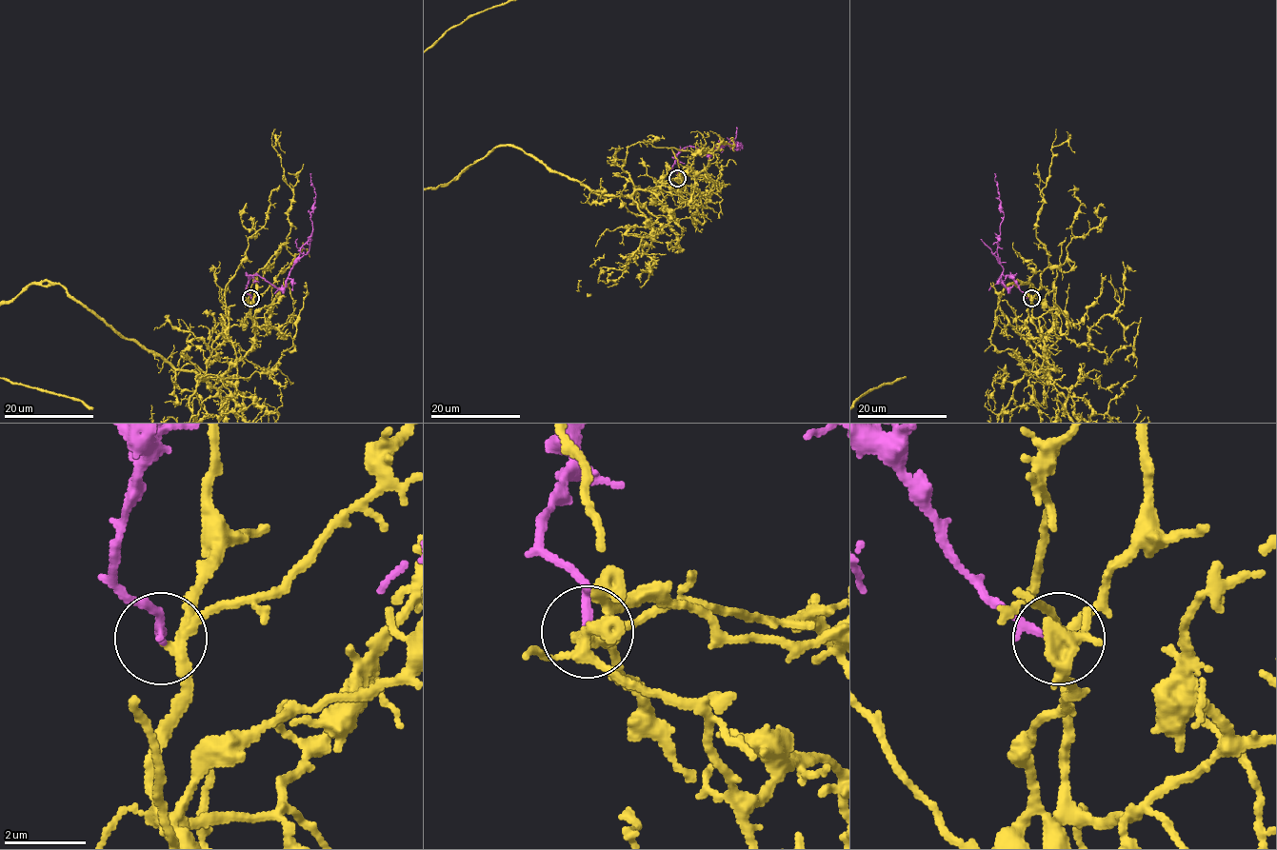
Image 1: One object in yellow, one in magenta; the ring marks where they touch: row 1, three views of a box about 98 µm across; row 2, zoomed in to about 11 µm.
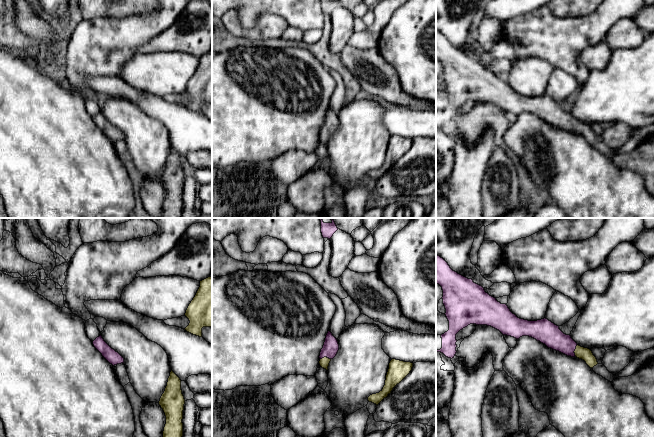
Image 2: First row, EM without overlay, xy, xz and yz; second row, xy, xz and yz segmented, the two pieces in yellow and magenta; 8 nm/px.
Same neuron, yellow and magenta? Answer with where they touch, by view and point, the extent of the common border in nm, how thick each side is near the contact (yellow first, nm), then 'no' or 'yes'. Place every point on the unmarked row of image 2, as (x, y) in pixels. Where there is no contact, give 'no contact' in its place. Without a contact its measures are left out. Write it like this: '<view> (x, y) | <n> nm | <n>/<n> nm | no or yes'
yz (574, 127) | 100 nm | 100/180 nm | yes

